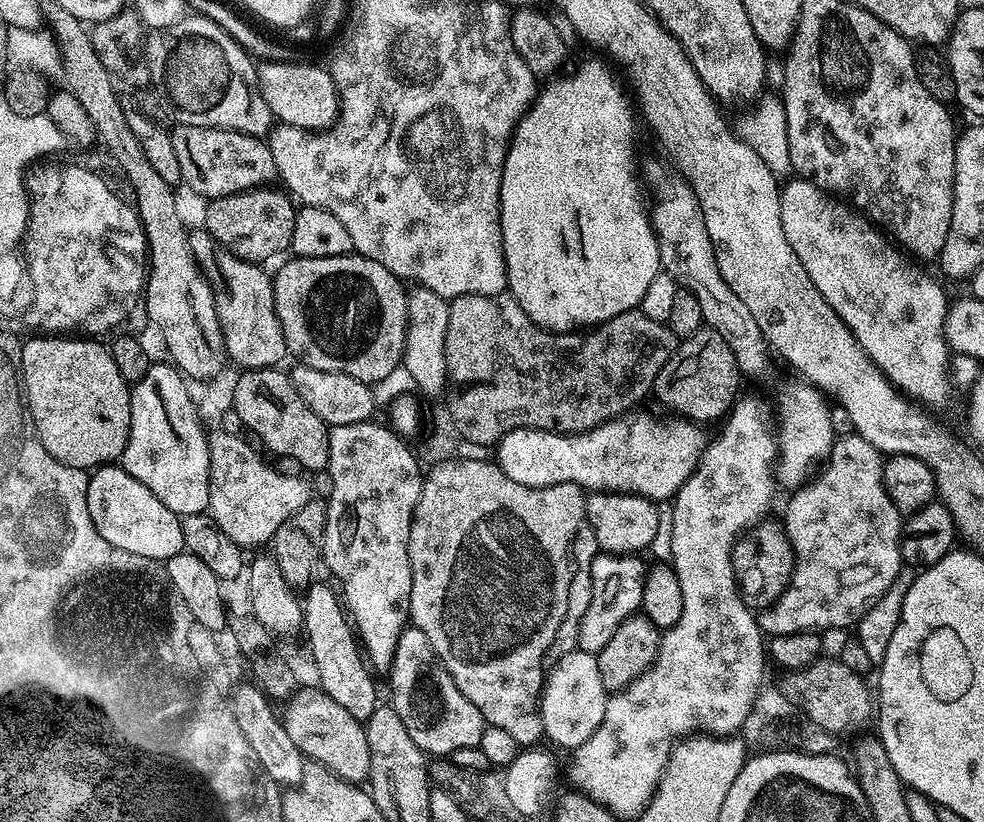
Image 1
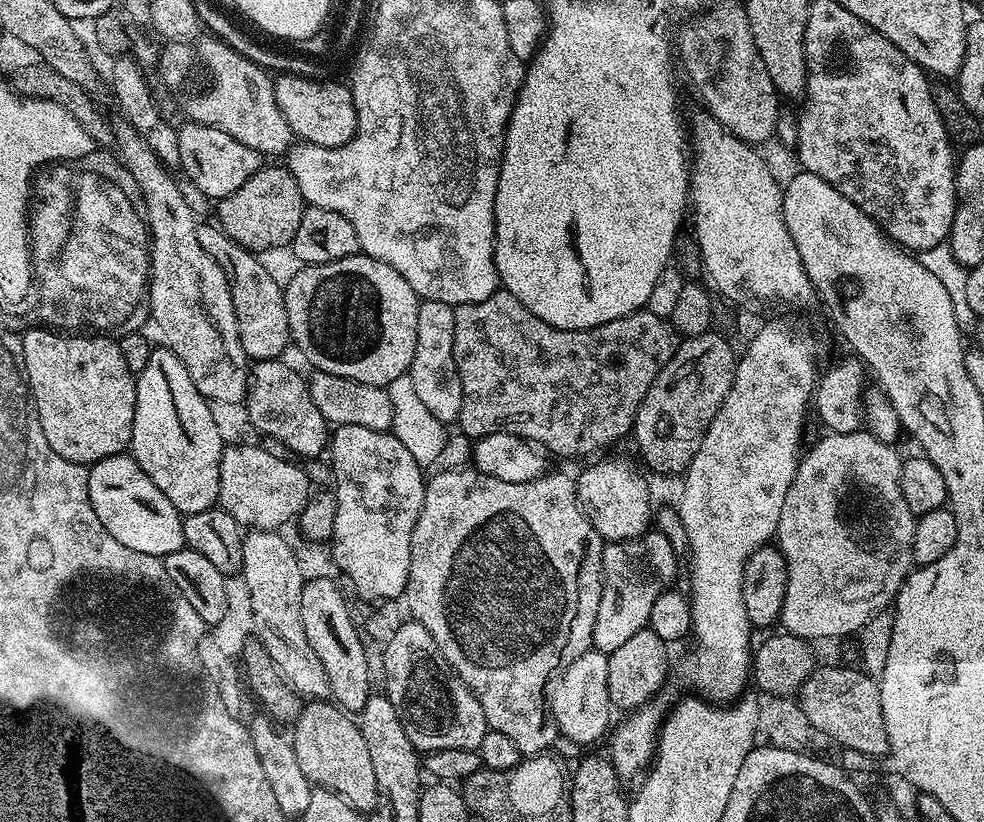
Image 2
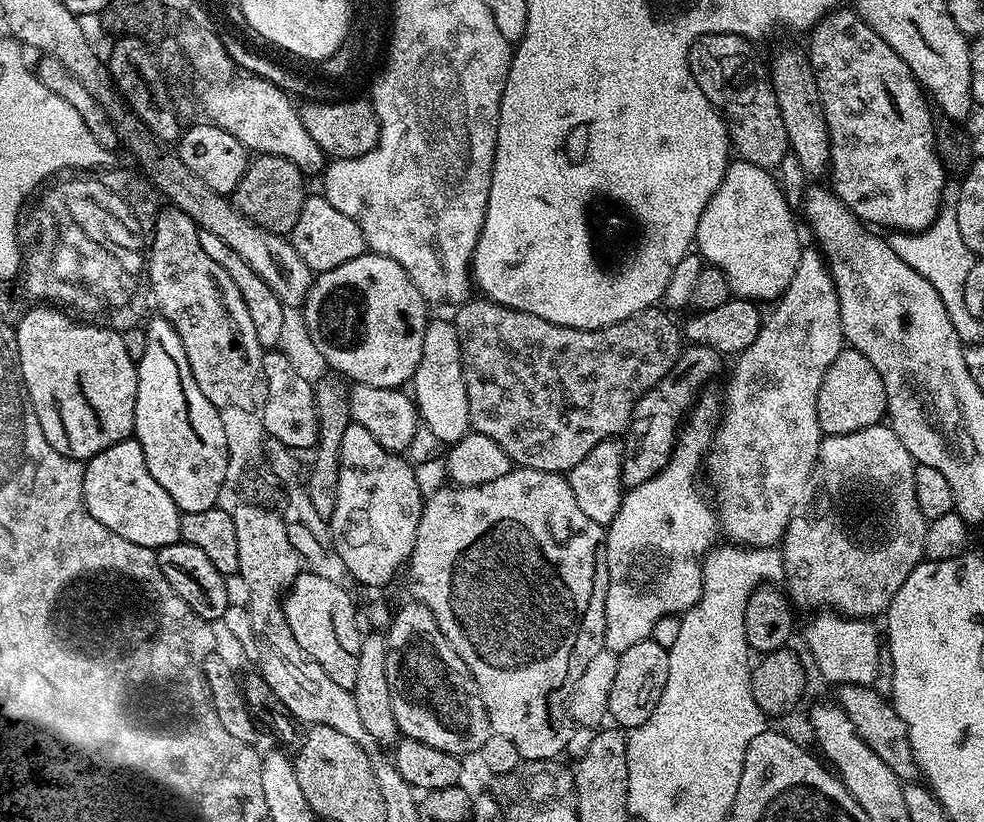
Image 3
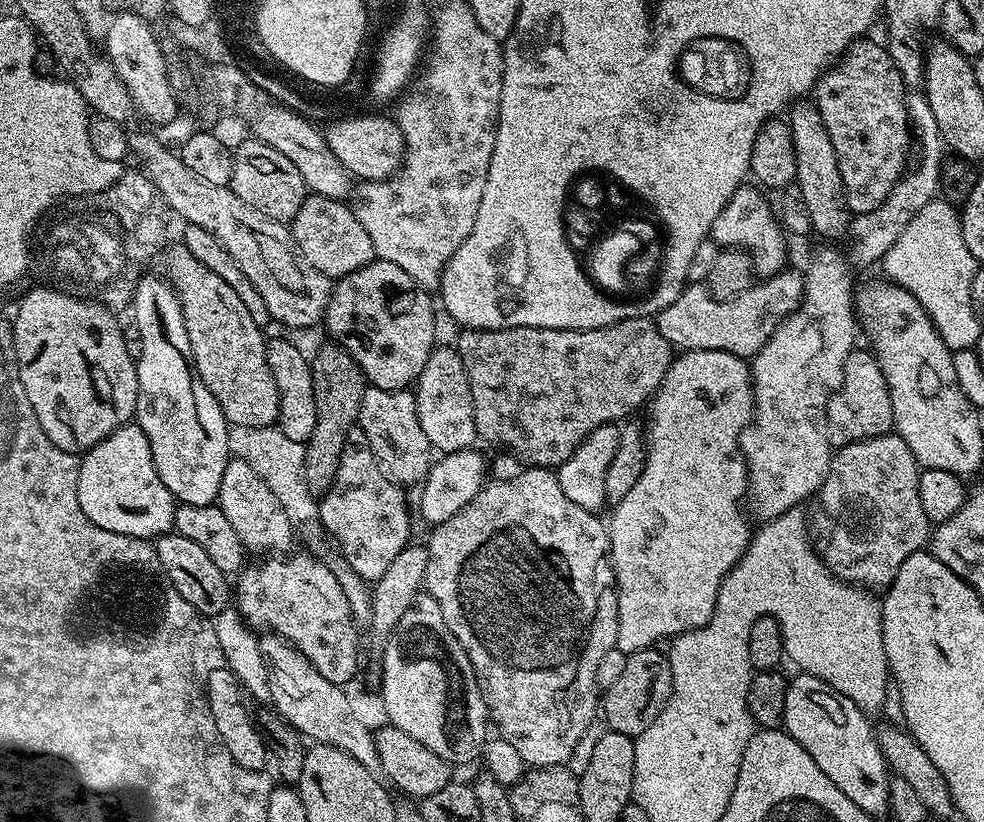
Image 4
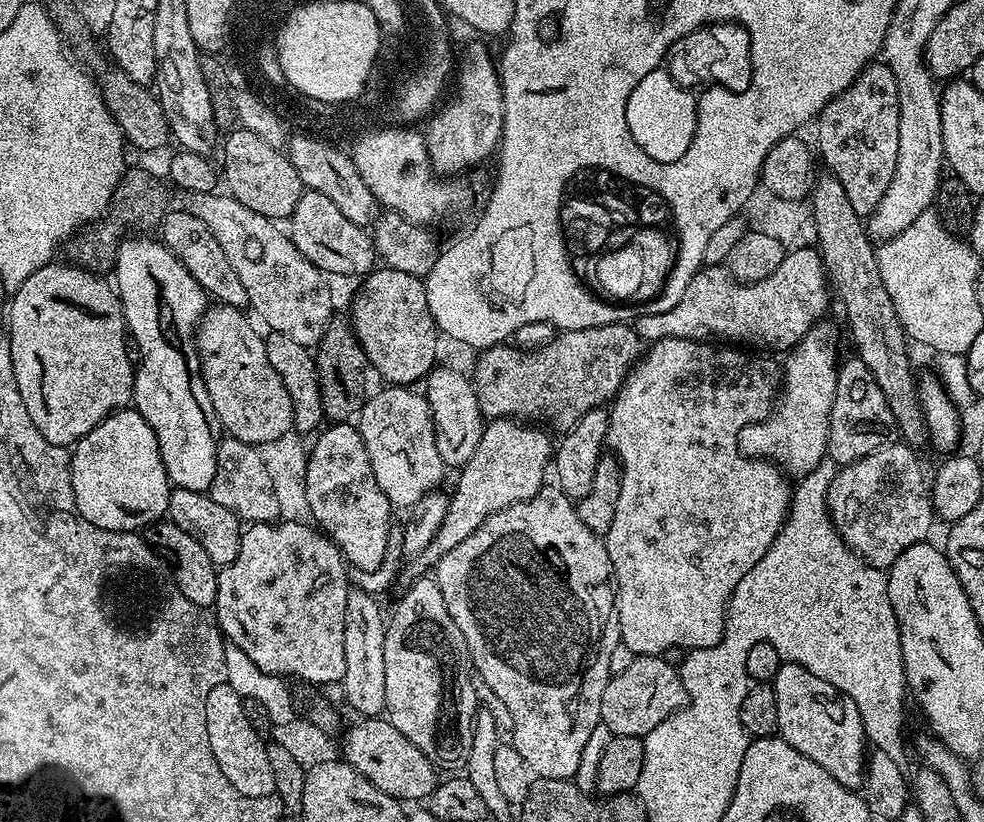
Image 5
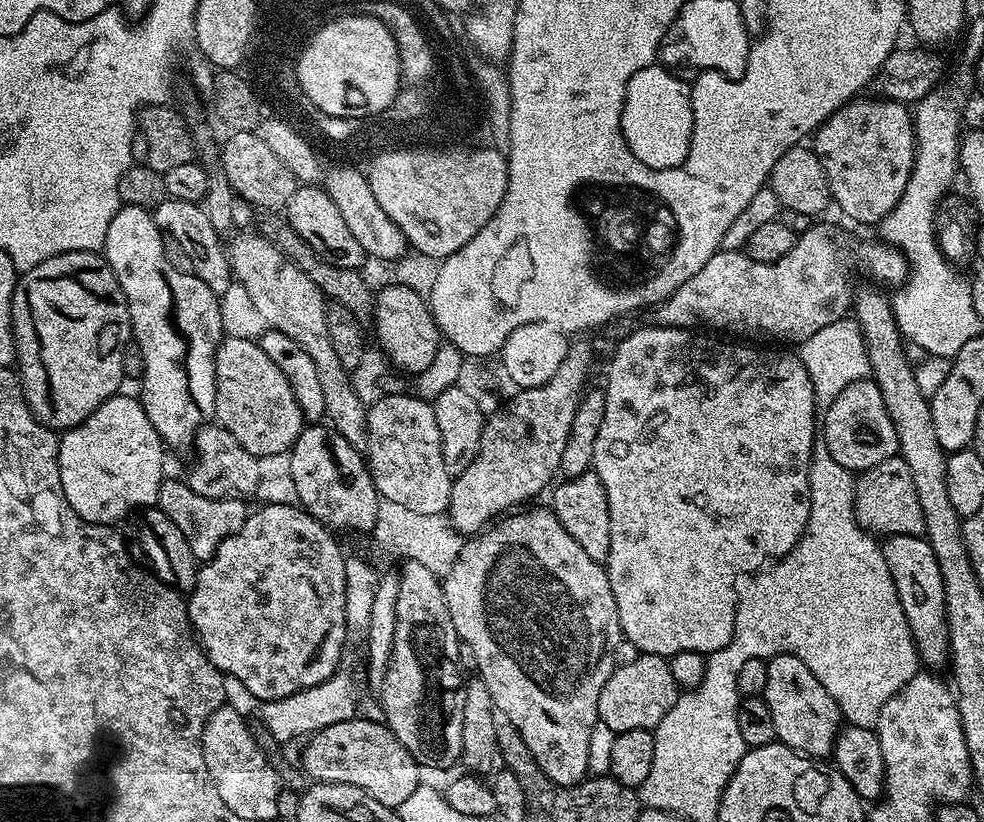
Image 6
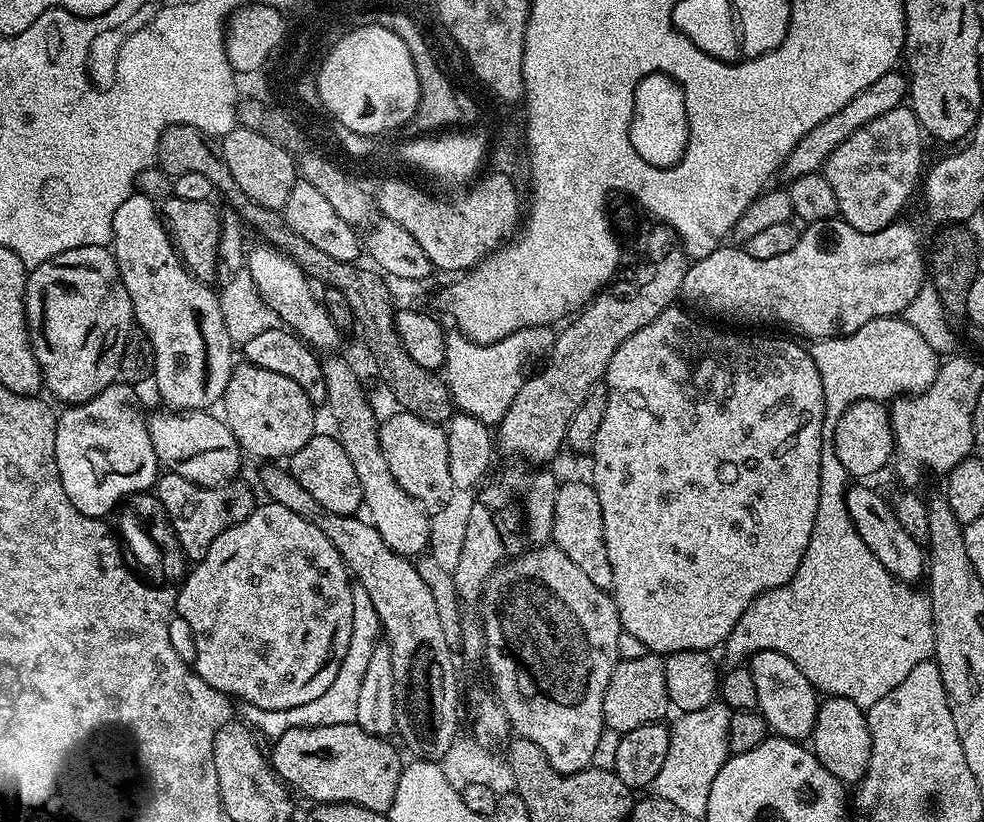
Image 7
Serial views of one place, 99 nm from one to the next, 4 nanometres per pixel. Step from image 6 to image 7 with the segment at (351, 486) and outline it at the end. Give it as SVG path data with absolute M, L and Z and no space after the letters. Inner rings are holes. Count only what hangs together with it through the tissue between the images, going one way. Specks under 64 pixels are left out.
M335 435L312 436L310 442L302 446L302 450L291 456L290 464L292 477L308 491L310 498L314 498L314 502L318 502L327 512L356 516L361 511L364 495L358 482L358 473L354 471L354 462L350 462L350 457L346 454L346 450L342 450Z

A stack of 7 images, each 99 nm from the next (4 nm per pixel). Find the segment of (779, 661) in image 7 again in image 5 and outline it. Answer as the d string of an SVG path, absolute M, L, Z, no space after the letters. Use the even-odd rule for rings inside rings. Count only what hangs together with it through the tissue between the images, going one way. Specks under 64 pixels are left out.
M781 663L778 674L770 681L774 698L778 698L778 735L794 750L806 754L810 762L818 762L826 774L838 778L842 786L856 790L864 783L866 741L858 706L846 698L830 682L810 674L802 666Z

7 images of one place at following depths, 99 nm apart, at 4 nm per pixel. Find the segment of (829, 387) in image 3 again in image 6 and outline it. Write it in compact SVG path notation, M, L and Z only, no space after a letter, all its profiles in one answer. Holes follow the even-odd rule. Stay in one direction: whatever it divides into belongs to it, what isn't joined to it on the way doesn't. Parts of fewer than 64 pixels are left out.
M867 378L852 382L828 408L823 409L822 439L825 446L830 448L834 462L853 474L870 470L878 466L878 462L886 462L886 458L899 453L898 434L894 434L894 422L890 422L890 414L886 414L886 402L882 402L882 390L878 390L875 380Z

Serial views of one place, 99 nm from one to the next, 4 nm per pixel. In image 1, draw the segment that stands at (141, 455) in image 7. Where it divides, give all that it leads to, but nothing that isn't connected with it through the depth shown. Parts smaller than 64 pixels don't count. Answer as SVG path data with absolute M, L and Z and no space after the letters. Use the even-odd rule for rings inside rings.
M100 466L88 481L88 509L90 518L102 534L104 543L142 554L144 560L166 562L171 556L185 551L181 517L170 511L142 482L122 466Z

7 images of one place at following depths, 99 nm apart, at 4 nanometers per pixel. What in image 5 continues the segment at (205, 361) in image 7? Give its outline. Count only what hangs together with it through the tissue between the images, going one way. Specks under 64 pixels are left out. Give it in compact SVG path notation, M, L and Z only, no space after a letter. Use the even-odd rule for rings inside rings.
M132 234L129 238L121 239L119 248L117 249L116 267L114 271L114 287L120 297L120 305L124 307L124 322L127 331L138 342L138 350L142 350L142 362L135 369L134 383L132 386L132 399L137 412L142 414L142 418L146 418L146 422L150 426L150 430L154 430L154 434L158 438L158 450L162 454L162 466L166 470L169 481L175 487L185 488L186 490L194 490L195 492L208 492L214 482L214 474L216 473L216 455L218 454L218 446L222 439L222 429L220 420L216 417L214 410L214 402L210 402L210 394L204 385L204 379L200 373L200 359L198 358L198 350L196 349L196 325L200 323L204 313L210 307L210 297L205 292L203 286L198 282L194 282L194 278L190 274L190 270L186 270L186 266L182 262L178 262L176 255L171 252L159 239L147 240L147 235Z

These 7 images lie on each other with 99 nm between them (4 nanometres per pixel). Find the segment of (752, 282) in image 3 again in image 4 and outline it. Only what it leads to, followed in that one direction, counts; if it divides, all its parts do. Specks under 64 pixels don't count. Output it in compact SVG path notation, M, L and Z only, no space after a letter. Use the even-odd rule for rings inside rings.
M741 186L726 202L722 214L714 218L714 226L710 230L711 239L720 245L721 249L740 248L752 257L752 267L755 275L760 278L777 276L785 271L784 259L788 256L788 244L784 241L784 232L768 205L768 200L759 187Z

